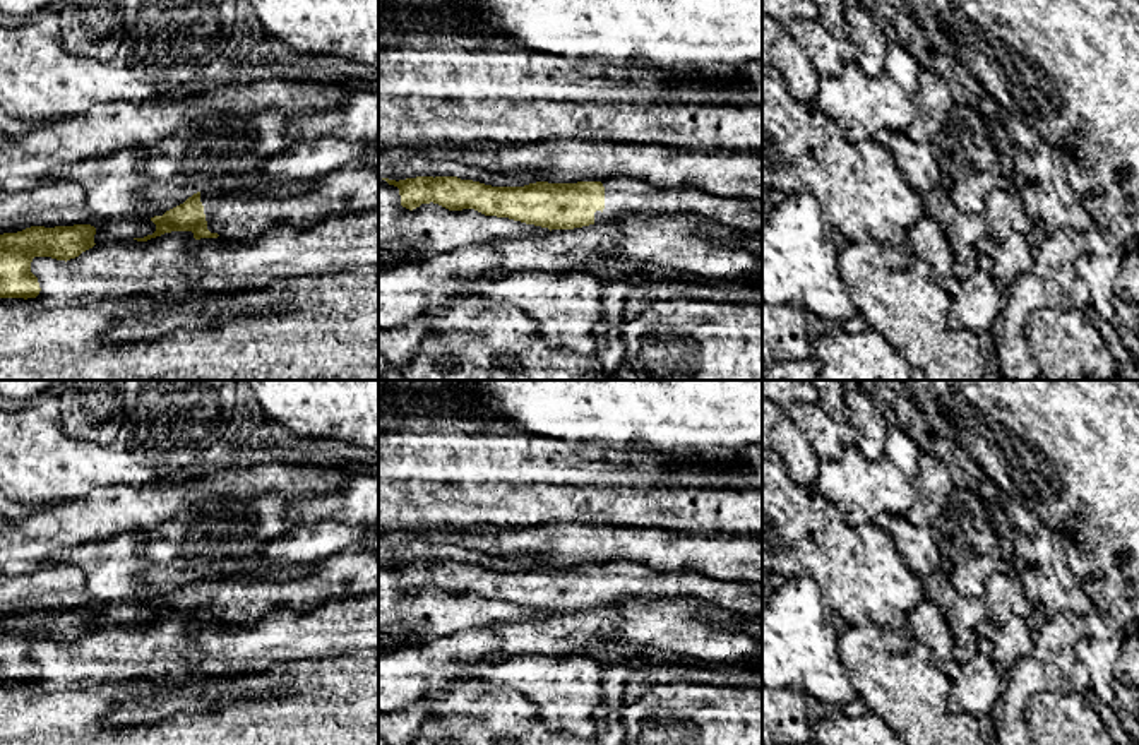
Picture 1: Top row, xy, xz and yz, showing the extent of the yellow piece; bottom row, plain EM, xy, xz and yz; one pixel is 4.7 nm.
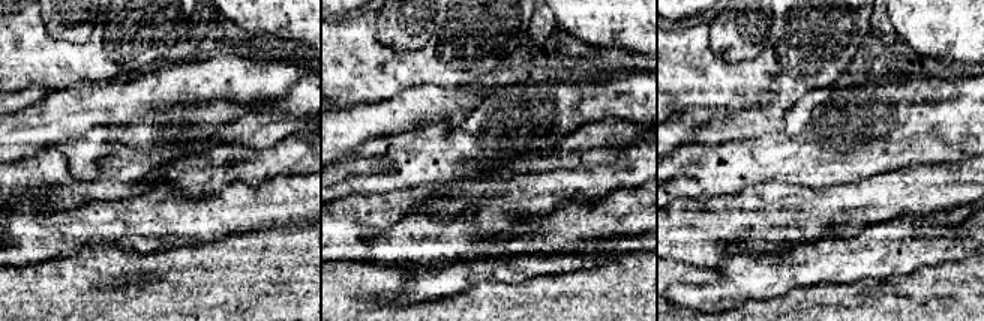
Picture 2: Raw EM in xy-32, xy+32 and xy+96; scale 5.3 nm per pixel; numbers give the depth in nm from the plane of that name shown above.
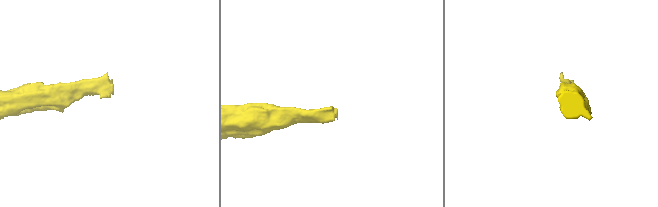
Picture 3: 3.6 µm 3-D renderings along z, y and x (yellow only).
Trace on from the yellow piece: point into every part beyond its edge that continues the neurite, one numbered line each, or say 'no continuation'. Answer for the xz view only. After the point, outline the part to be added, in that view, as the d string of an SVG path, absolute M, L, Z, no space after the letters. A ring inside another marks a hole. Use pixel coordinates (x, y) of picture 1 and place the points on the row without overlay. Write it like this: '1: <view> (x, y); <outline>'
1: xz (622, 579); M610 562L601 567L605 593L594 596L594 608L608 606L622 598L694 599L733 613L762 617L762 589L743 581L718 581L690 570L653 570L637 562Z

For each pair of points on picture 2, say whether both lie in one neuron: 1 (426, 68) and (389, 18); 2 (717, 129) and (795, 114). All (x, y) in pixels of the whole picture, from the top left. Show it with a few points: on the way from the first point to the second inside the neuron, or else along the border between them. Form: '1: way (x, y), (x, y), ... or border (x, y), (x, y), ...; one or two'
1: border (438, 26), (419, 50), (390, 50), (378, 41); two
2: border (812, 95), (800, 99), (788, 111), (783, 131); two

